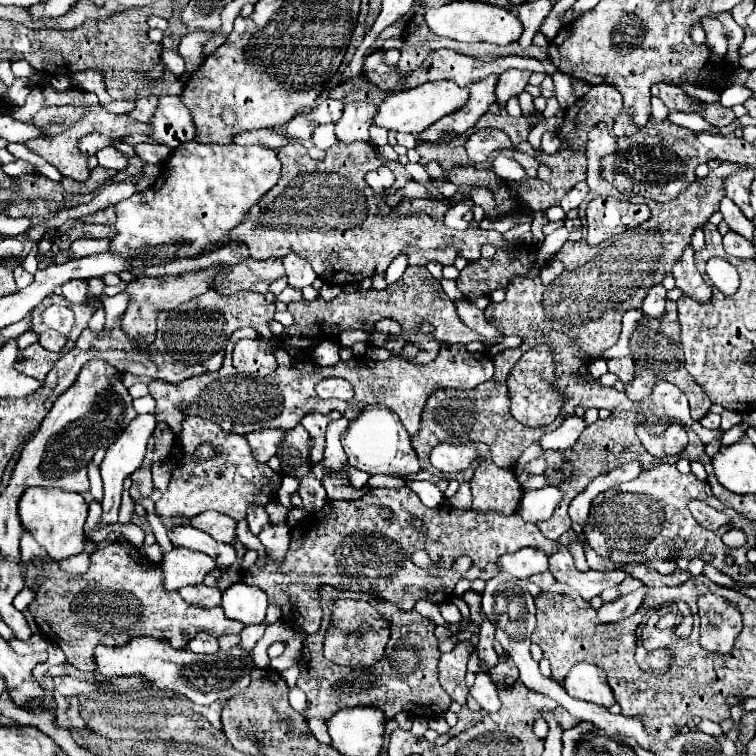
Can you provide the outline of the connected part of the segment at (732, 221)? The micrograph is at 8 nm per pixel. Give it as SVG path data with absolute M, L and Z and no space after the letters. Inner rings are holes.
M724 198L724 200L720 202L720 212L722 212L726 224L730 226L730 230L734 230L734 232L738 232L740 236L752 240L754 224L740 212L740 208L736 208L736 204L734 204L732 200Z

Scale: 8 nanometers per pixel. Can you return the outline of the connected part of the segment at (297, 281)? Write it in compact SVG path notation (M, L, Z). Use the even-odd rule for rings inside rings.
M288 254L284 258L284 268L286 268L286 276L288 276L290 286L294 286L294 288L310 286L316 280L312 266L300 254Z

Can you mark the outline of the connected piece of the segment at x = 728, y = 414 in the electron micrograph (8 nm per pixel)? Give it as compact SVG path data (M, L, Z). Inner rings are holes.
M724 409L724 412L722 412L722 426L720 426L720 430L726 432L728 428L732 428L734 424L740 424L740 422L742 422L742 414Z

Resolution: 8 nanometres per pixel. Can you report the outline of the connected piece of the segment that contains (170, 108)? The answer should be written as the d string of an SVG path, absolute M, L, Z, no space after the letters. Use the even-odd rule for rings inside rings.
M160 96L152 126L152 138L170 148L176 148L182 142L190 142L196 136L196 126L180 96Z

